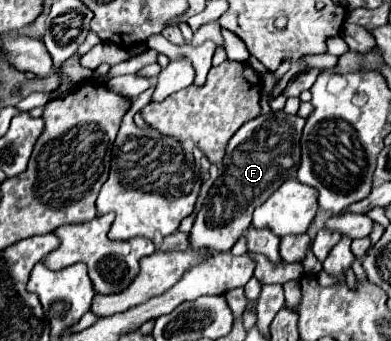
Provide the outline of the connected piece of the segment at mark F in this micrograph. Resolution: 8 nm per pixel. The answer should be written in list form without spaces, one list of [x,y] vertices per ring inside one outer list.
[[[274,111],[246,121],[232,135],[222,161],[222,173],[208,191],[208,197],[204,199],[190,231],[190,245],[194,249],[208,247],[216,253],[228,251],[250,227],[252,211],[264,203],[284,181],[296,179],[296,171],[300,167],[302,127],[304,119],[300,115]]]

